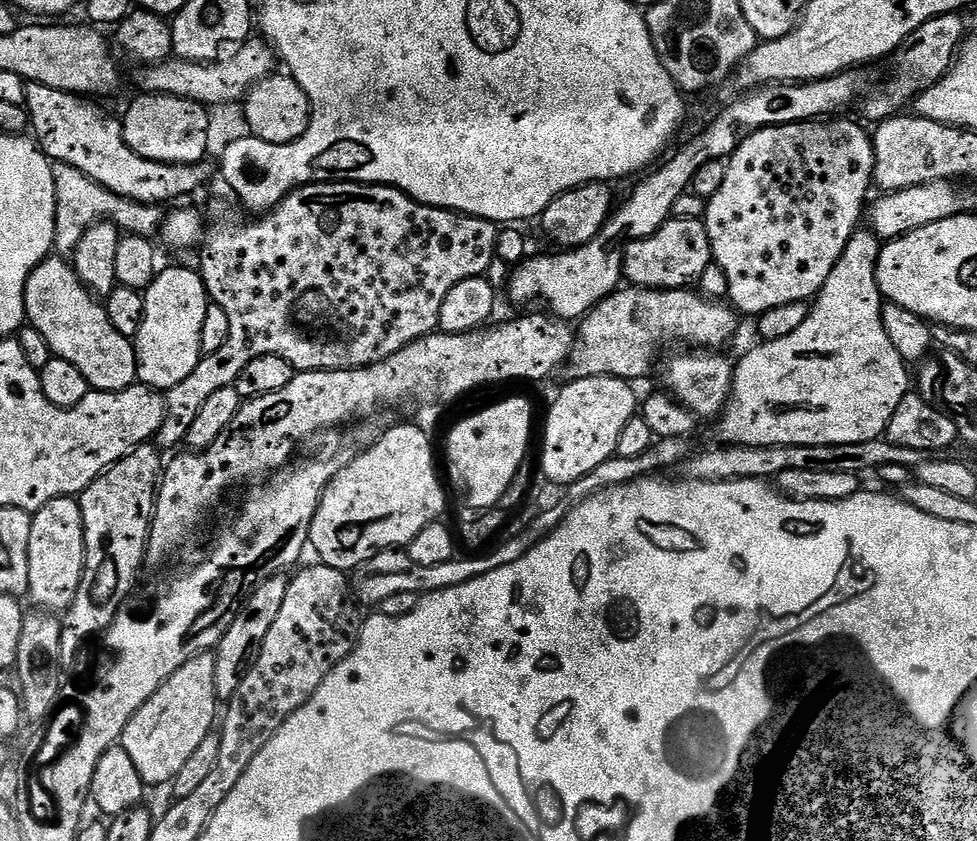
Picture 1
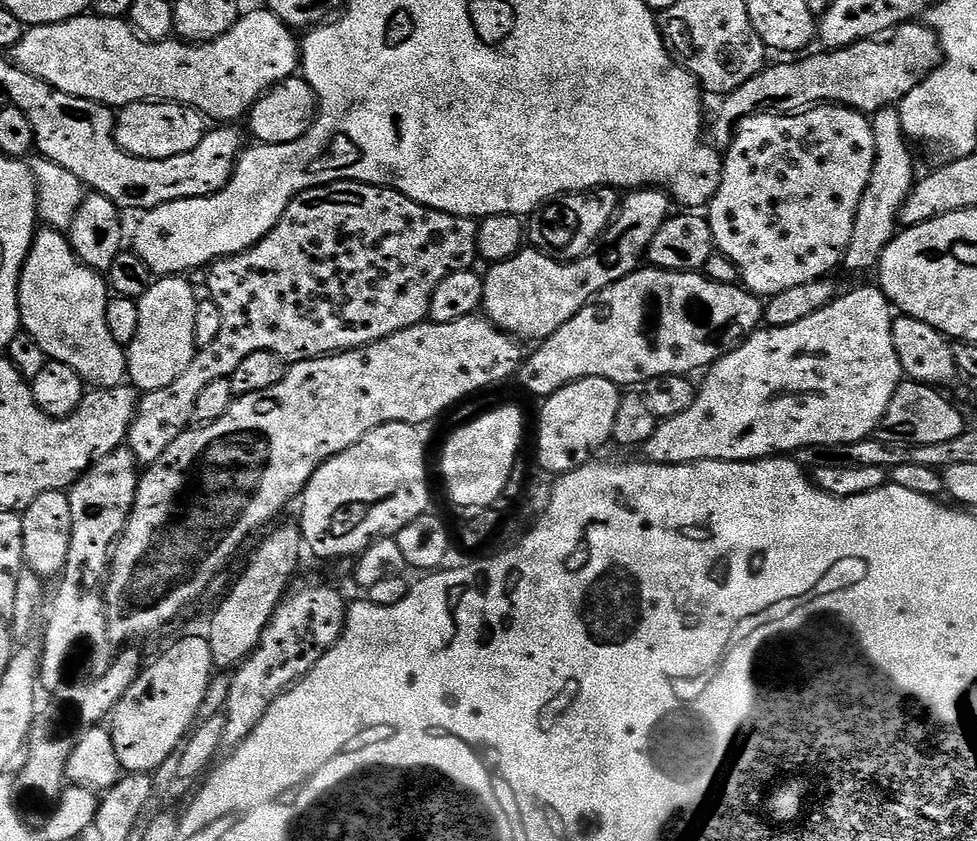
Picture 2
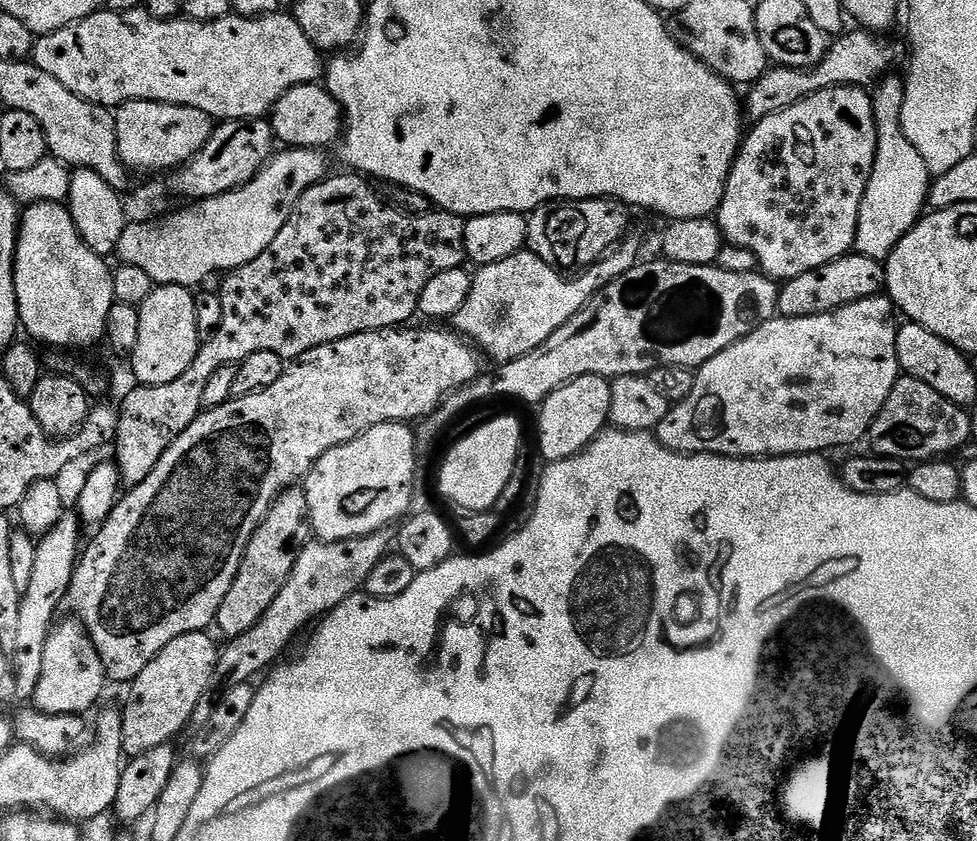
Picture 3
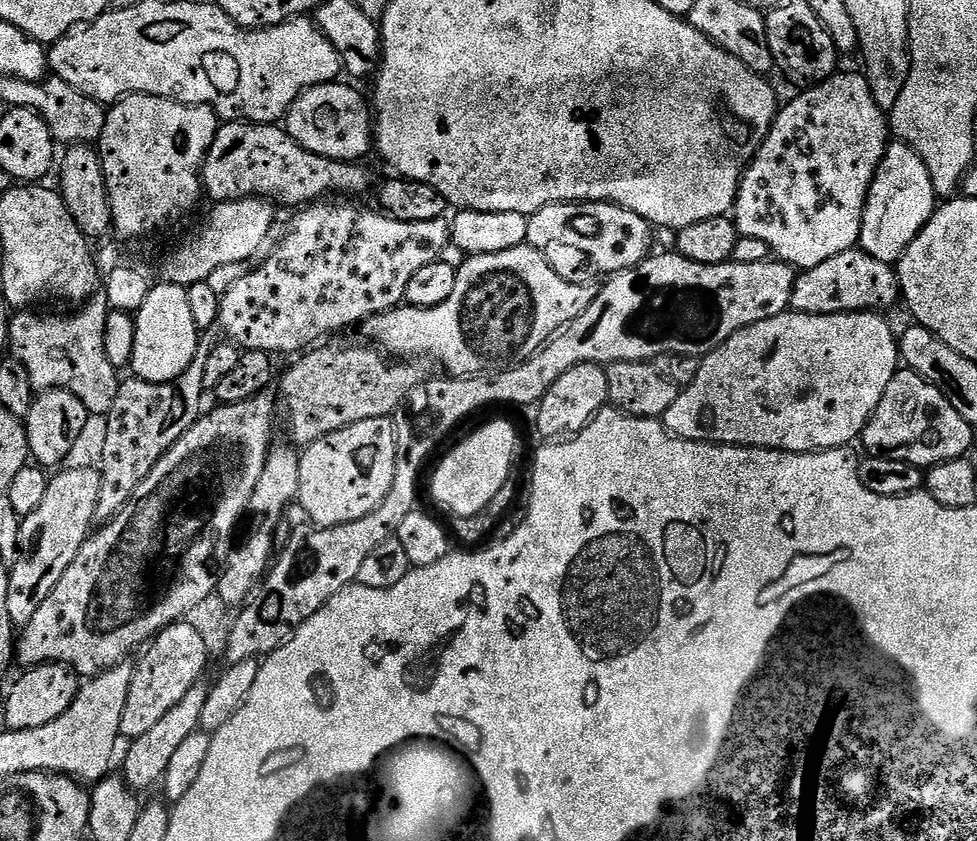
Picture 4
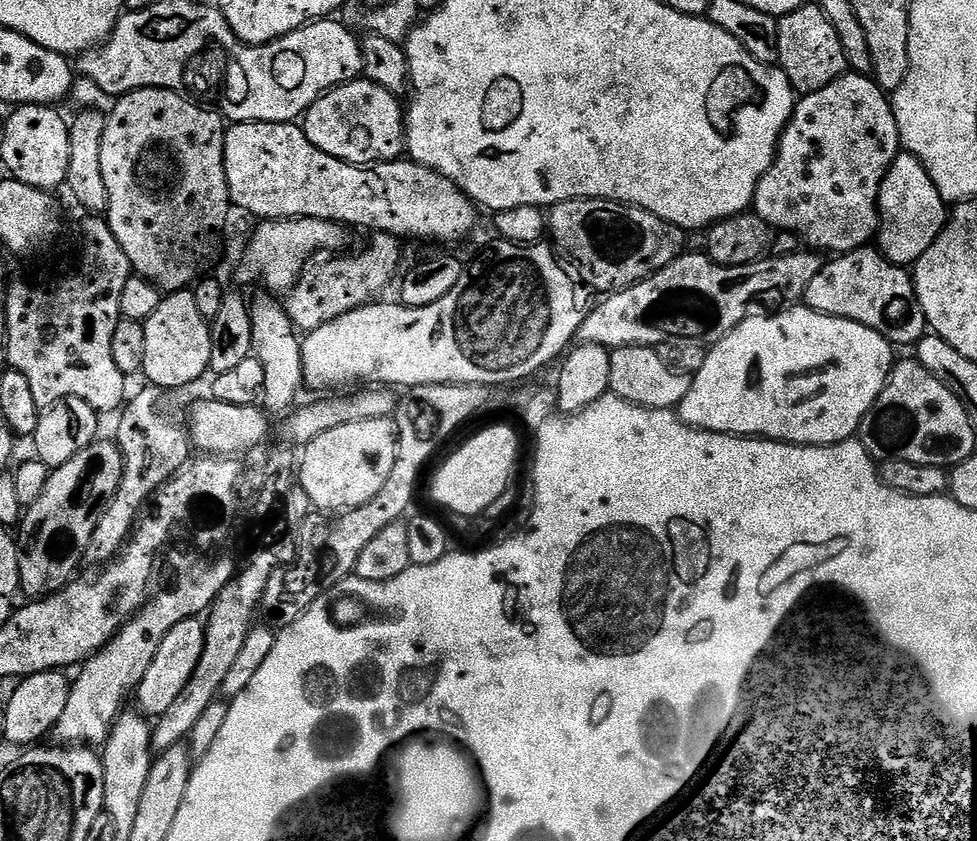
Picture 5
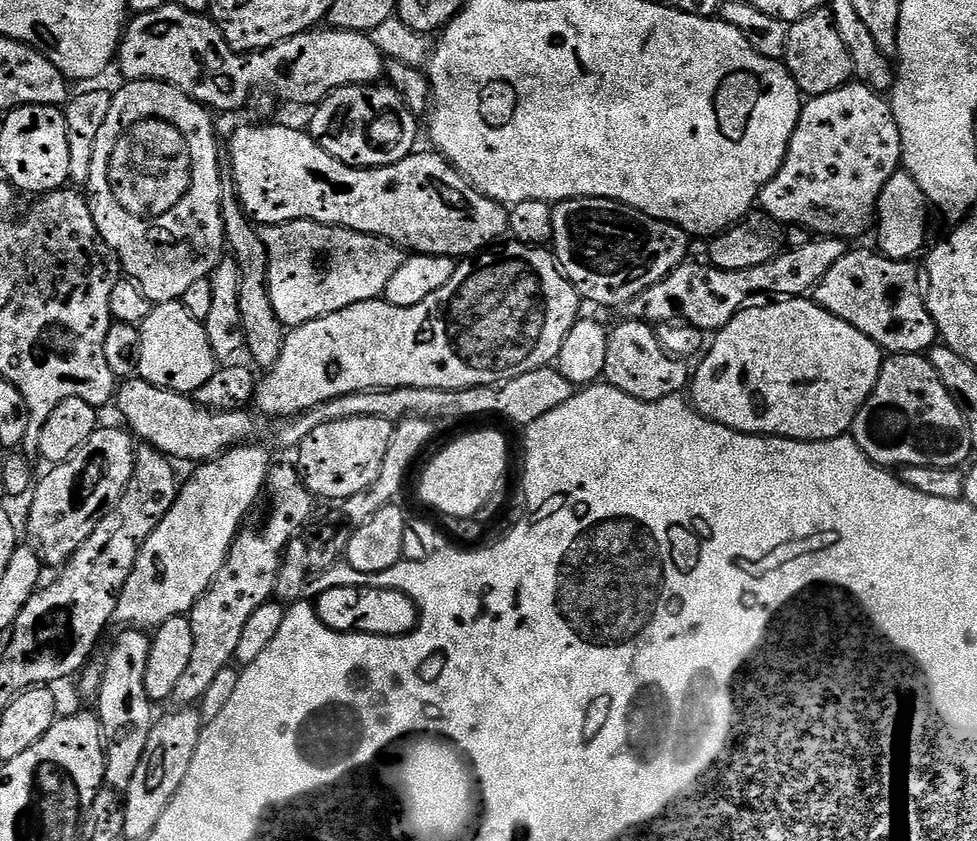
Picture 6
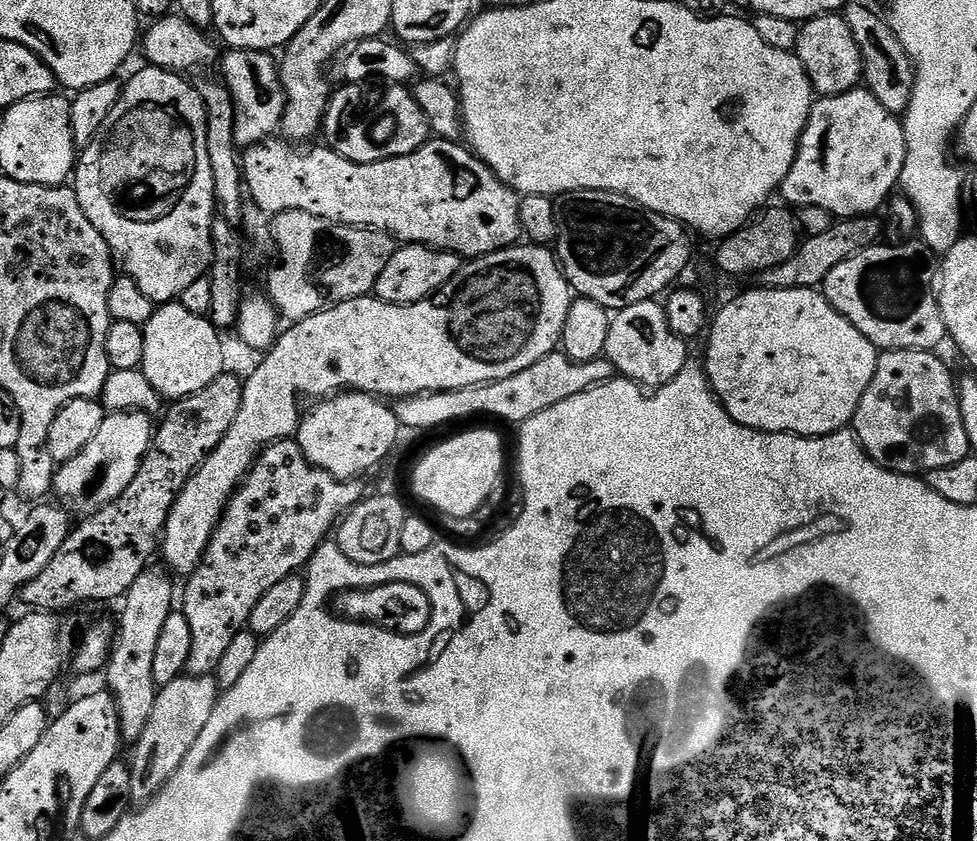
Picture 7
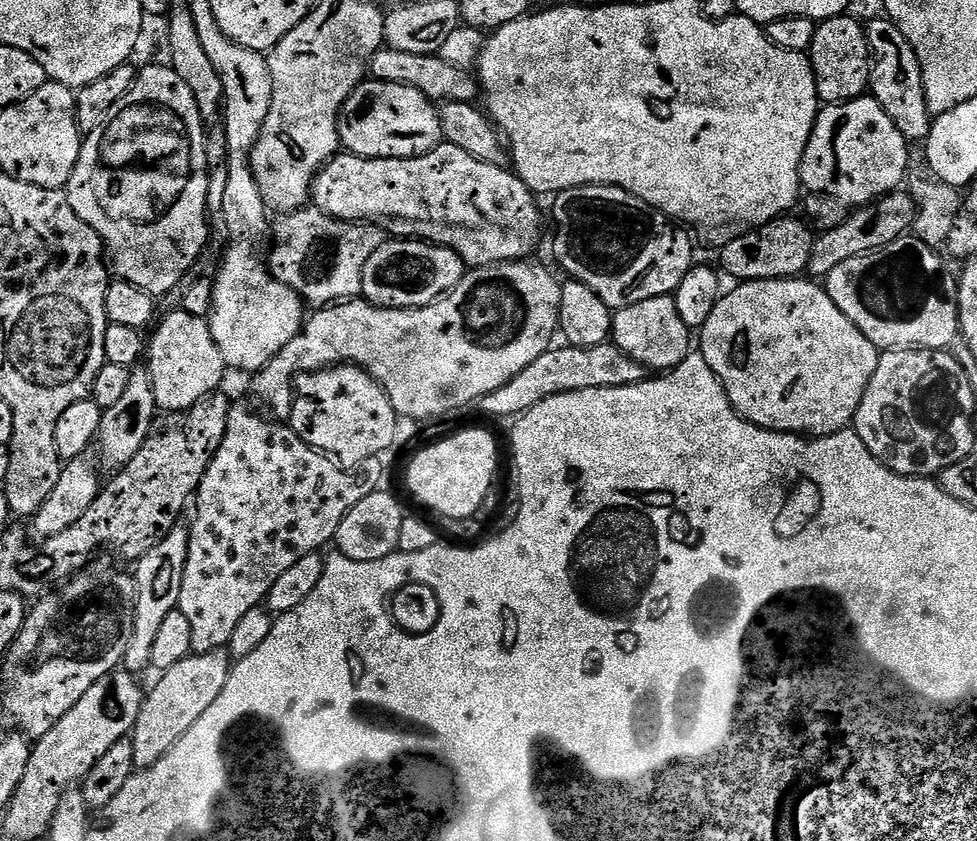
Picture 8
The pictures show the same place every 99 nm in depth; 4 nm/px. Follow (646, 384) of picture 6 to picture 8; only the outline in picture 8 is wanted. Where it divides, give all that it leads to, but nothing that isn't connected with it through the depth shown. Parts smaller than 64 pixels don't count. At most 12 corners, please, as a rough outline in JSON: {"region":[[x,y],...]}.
{"region":[[672,296],[619,309],[611,339],[646,370],[694,348]]}

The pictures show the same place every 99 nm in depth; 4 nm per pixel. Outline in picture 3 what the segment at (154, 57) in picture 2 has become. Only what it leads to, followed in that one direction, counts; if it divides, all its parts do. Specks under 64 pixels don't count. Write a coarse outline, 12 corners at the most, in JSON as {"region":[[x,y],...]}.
{"region":[[97,10],[31,59],[101,106],[259,120],[322,76],[295,15]]}

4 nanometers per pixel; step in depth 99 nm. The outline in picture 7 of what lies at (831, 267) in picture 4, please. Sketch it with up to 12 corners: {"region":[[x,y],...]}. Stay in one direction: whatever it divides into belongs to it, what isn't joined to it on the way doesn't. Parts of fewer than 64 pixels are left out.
{"region":[[916,244],[838,262],[824,297],[877,350],[939,349],[938,264]]}

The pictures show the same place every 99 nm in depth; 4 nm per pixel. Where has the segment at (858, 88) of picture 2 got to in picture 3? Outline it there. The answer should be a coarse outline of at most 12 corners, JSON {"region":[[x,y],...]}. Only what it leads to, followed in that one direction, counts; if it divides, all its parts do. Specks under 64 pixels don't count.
{"region":[[845,31],[813,68],[769,67],[747,89],[755,122],[889,71],[879,35]]}

